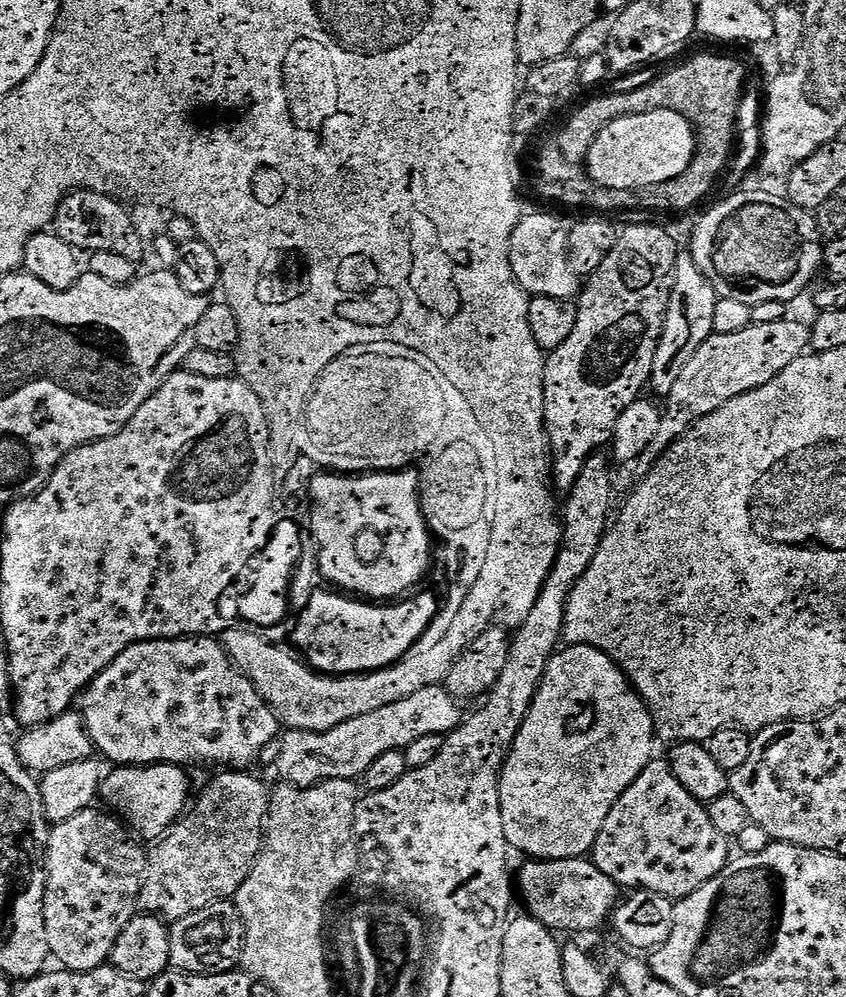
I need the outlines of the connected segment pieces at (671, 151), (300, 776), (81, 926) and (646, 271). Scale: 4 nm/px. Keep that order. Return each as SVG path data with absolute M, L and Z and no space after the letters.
M650 110L650 114L634 114L618 118L596 133L586 157L587 175L596 184L606 186L610 190L635 192L642 188L656 188L671 180L677 180L687 172L697 156L698 132L691 121L674 110Z
M436 684L381 709L350 718L325 732L287 731L278 744L280 757L276 760L276 768L280 771L279 779L291 782L297 788L313 788L327 780L356 780L370 771L378 758L388 751L405 750L418 738L444 736L460 727L462 715L456 704L459 704L457 697L447 687Z
M90 807L55 825L51 829L52 837L46 840L48 885L44 895L44 917L48 950L70 972L92 972L109 963L118 936L137 915L144 874L148 871L149 853L146 848L144 852L145 845L115 815L96 811L95 807Z
M636 224L619 233L610 254L587 277L578 297L576 325L562 346L547 353L544 374L545 422L554 453L554 476L565 490L571 489L581 470L604 443L613 439L618 420L626 409L641 399L644 387L649 387L656 346L666 331L672 289L678 276L678 255L672 236L664 228L652 224Z

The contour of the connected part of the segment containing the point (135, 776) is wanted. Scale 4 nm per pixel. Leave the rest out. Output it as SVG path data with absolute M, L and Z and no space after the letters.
M179 764L116 766L105 775L99 795L109 804L107 807L117 817L122 818L123 823L137 837L145 841L159 842L168 835L170 829L185 815L189 807L188 776L184 772L187 771Z

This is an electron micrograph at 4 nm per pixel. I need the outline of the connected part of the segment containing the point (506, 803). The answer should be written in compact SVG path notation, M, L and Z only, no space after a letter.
M573 644L557 651L548 664L544 680L540 683L539 690L532 703L532 709L528 717L524 719L524 725L520 727L520 733L514 743L512 751L508 753L508 759L504 761L504 773L500 776L500 805L504 811L504 832L508 835L509 845L520 852L525 852L525 857L538 860L565 860L575 856L584 858L591 853L596 845L598 834L610 814L610 810L618 802L618 798L627 788L642 774L646 765L654 759L652 751L656 748L656 724L652 721L654 712L640 695L635 684L632 683L628 673L611 656L607 656L602 650L598 650L589 644Z

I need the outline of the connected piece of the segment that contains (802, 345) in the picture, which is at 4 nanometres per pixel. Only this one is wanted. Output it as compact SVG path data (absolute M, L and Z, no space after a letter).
M772 320L769 324L753 322L746 330L734 334L709 336L697 350L694 366L682 369L677 382L667 391L668 402L663 407L660 422L661 441L673 443L699 423L698 420L718 411L723 404L747 397L748 393L766 386L778 378L782 370L793 367L809 351L811 342L811 327L796 320Z

